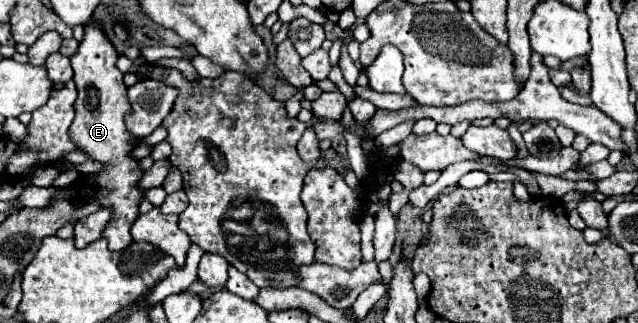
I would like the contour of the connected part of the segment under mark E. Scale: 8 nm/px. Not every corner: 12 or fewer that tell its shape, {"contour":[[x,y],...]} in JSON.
{"contour":[[98,23],[70,57],[70,139],[102,169],[52,201],[112,211],[110,251],[134,243],[144,169],[118,53]]}

